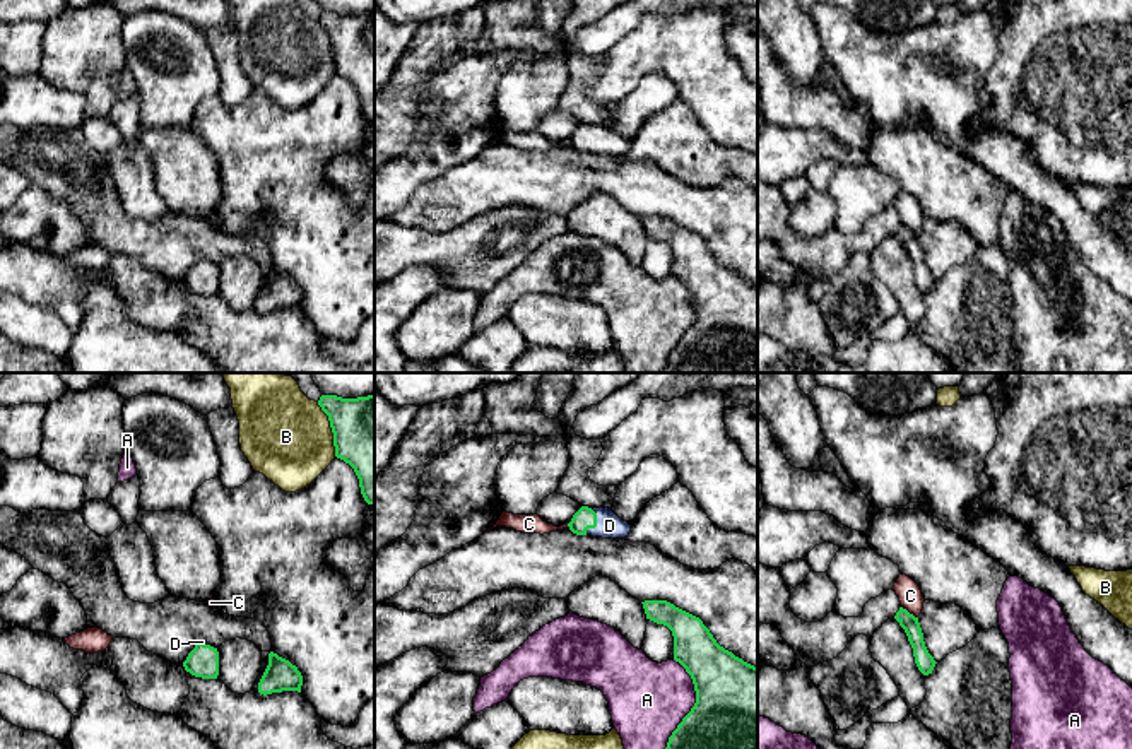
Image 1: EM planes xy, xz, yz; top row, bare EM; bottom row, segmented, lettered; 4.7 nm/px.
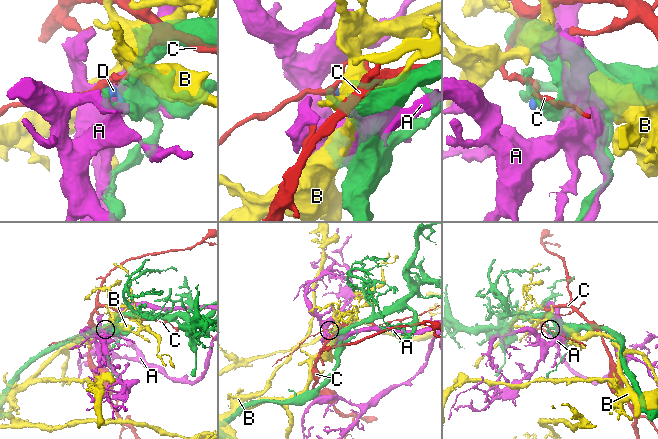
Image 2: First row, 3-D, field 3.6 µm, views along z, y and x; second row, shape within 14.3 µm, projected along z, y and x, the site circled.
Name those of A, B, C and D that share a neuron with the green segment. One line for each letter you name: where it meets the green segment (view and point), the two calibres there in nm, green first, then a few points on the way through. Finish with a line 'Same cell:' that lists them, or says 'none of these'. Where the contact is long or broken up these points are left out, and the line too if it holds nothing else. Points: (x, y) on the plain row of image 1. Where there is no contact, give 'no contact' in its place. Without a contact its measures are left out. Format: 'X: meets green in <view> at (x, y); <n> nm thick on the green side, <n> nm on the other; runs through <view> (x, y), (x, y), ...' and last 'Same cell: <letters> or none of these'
D: meets green in xz at (595, 141); 100 nm thick on the green side, 120 nm on the other; runs through xz (583, 135), (595, 141), (609, 142)
Same cell: D

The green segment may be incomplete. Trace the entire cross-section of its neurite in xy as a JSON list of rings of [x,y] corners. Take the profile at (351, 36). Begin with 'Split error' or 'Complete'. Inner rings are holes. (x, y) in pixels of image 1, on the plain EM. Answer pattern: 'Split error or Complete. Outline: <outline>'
Complete. Outline: [[[374,10],[357,15],[321,12],[318,22],[330,38],[335,74],[354,86],[364,118],[374,123]]]

